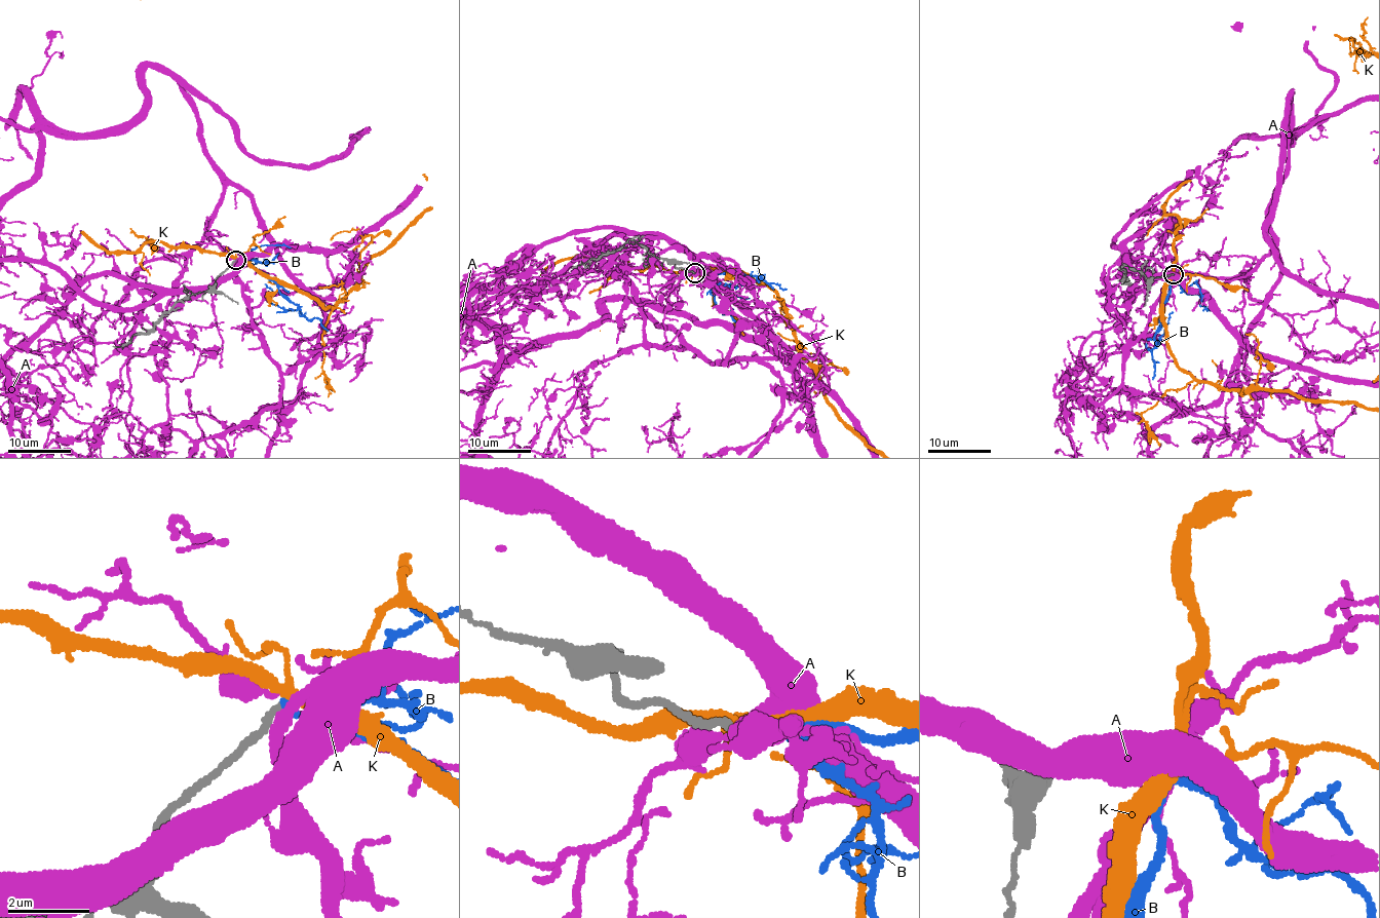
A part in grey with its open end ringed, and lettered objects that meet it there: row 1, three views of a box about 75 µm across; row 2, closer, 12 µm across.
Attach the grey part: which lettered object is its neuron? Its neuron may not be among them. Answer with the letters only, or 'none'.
K

